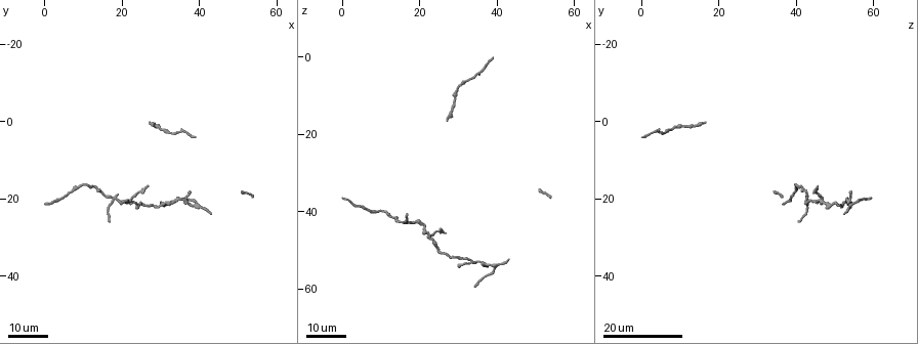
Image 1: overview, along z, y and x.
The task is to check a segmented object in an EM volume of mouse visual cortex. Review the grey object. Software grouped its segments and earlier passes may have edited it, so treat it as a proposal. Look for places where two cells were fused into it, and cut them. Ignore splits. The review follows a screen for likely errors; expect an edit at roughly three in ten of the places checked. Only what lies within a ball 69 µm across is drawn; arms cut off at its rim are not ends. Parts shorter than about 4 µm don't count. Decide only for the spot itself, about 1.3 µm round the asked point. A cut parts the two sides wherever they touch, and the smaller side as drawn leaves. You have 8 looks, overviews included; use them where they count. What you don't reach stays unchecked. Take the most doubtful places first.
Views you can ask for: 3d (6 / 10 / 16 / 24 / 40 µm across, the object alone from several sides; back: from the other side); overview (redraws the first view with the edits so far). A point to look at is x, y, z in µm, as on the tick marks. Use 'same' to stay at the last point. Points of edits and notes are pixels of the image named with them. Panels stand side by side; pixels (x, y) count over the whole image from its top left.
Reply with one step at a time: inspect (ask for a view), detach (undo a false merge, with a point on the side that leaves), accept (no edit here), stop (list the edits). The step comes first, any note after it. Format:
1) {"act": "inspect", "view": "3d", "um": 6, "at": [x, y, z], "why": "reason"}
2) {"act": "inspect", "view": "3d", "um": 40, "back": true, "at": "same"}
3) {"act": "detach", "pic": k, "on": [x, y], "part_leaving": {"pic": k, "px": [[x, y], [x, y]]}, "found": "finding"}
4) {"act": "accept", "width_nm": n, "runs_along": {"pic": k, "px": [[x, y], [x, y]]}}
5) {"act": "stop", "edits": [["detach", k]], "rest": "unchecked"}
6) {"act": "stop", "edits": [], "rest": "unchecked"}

{"act": "inspect", "view": "3d", "um": 24, "at": [17.5, 19.5, 42.5], "why": "four or more arms meet"}

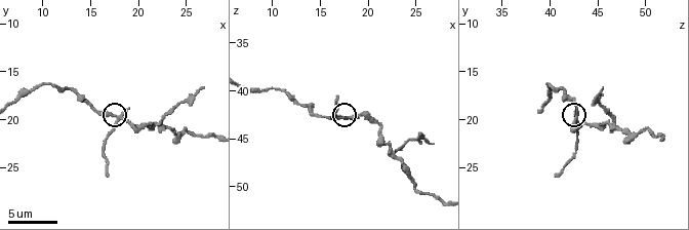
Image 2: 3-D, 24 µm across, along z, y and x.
{"act": "inspect", "view": "3d", "um": 6, "at": [17.8, 20.0, 42.8], "why": "closer look"}

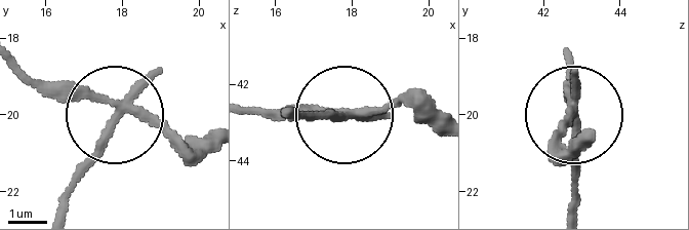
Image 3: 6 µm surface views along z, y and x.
{"act": "detach", "pic": 3, "on": [161, 67], "arms": 4, "part_leaving": {"pic": 3, "px": [[124, 107], [65, 212]]}, "found": "a second cell is stuck on"}

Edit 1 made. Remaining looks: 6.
{"act": "inspect", "view": "overview"}

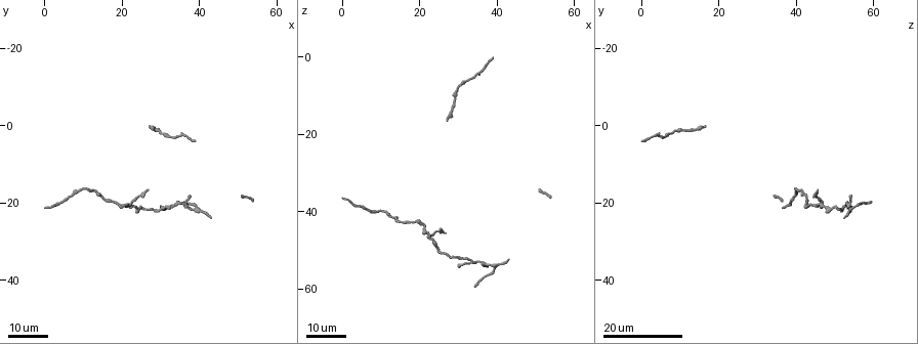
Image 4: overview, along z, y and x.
{"act": "inspect", "view": "3d", "um": 24, "at": [22.5, 21.0, 46.5], "why": "arms part here"}

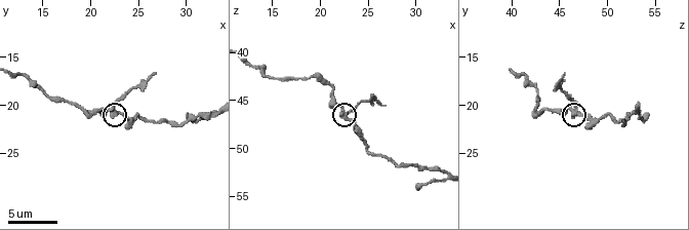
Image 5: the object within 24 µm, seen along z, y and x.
{"act": "inspect", "view": "3d", "um": 6, "at": [22.2, 20.6, 46.4]}

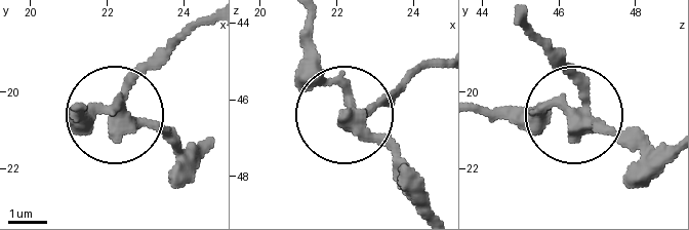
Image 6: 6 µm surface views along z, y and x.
{"act": "inspect", "view": "3d", "um": 6, "back": true, "at": [22.30, 20.60, 46.65]}

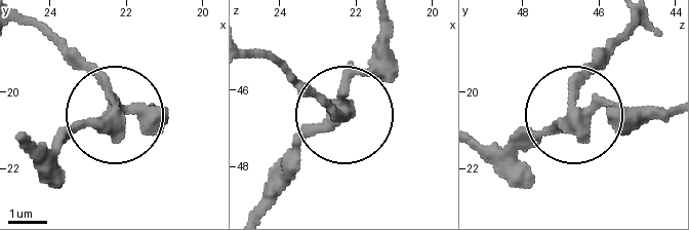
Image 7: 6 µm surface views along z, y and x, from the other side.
{"act": "detach", "pic": 7, "on": [84, 64], "side_arm_um": 6, "part_leaving": {"pic": 7, "px": [[117, 107], [100, 80], [23, 22]]}, "found": "a second cell is stuck on"}

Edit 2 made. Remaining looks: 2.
{"act": "inspect", "view": "3d", "um": 6, "at": [11.4, 16.4, 40.2]}

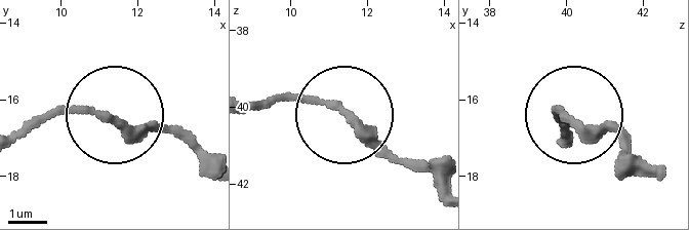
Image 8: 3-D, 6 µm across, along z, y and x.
{"act": "inspect", "view": "3d", "um": 6, "back": true, "at": [11.30, 16.55, 40.10]}

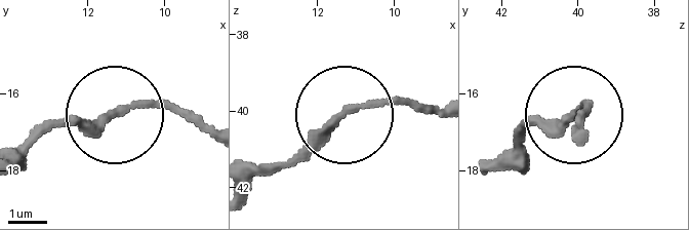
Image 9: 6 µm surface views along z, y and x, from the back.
{"act": "accept", "width_nm": 180, "runs_along": {"pic": 9, "px": [[23, 157], [52, 131], [130, 108], [179, 108], [209, 124]]}, "found": "one cell here"}

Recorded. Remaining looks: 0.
{"act": "stop", "edits": [["detach", 3], ["detach", 7]], "rest": "unchecked"}

